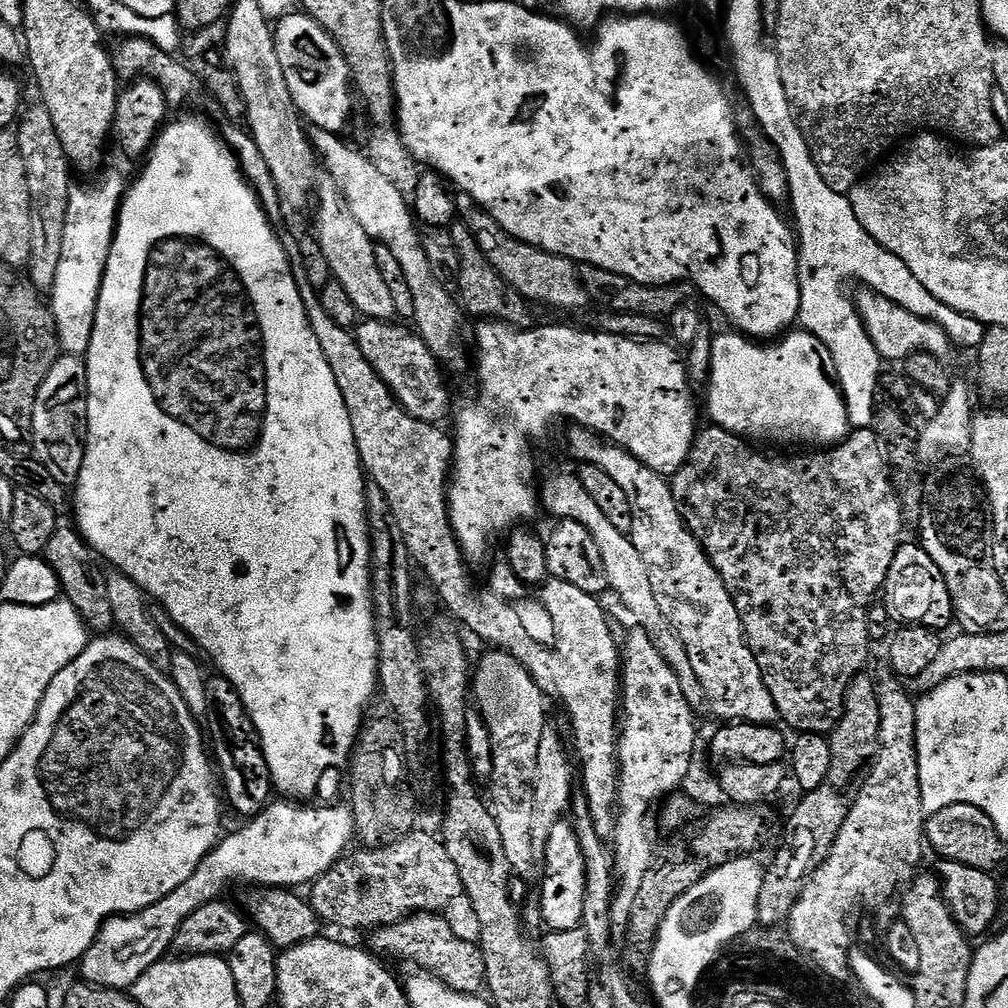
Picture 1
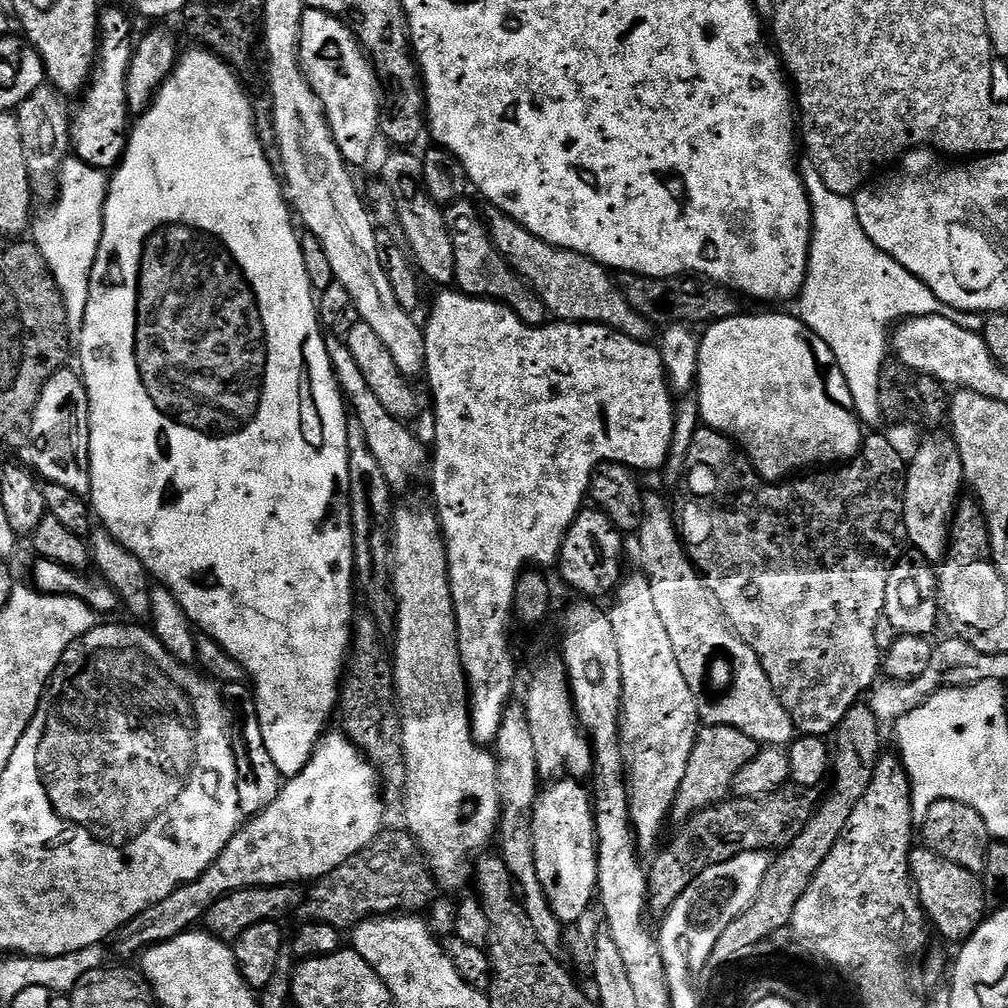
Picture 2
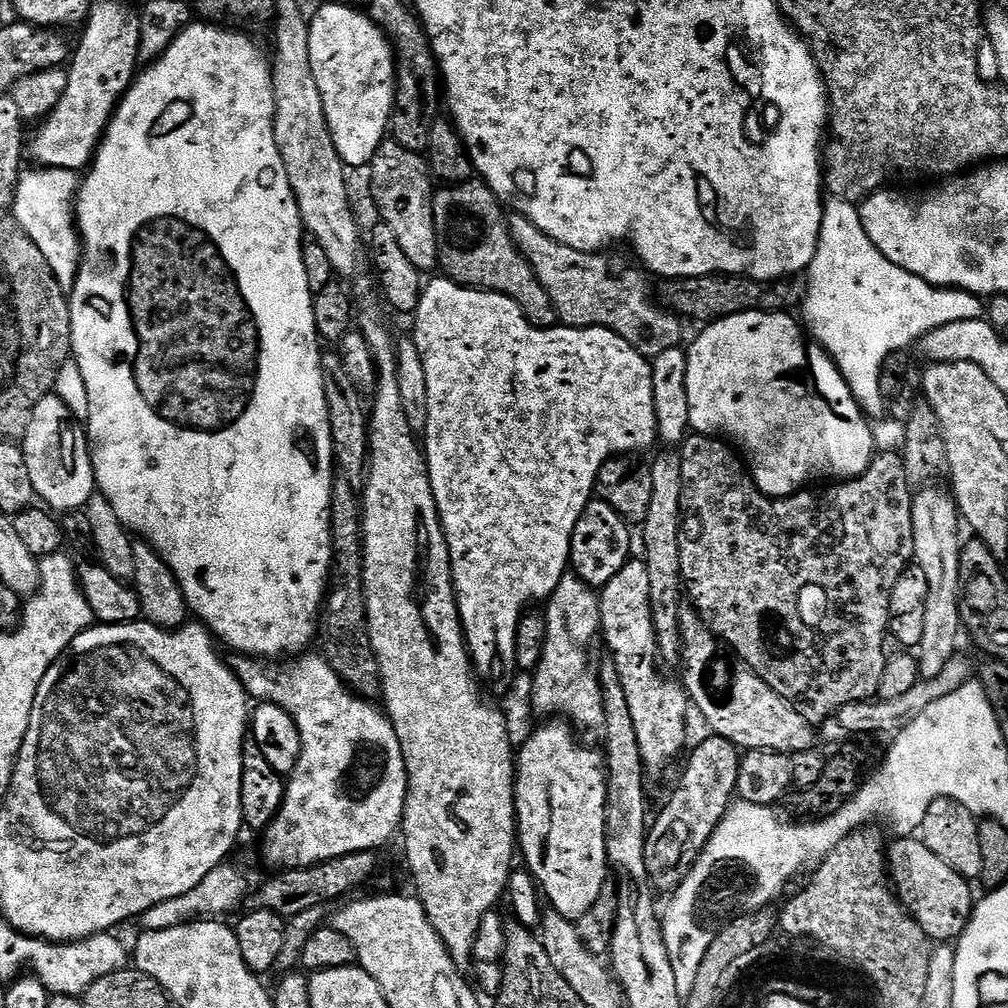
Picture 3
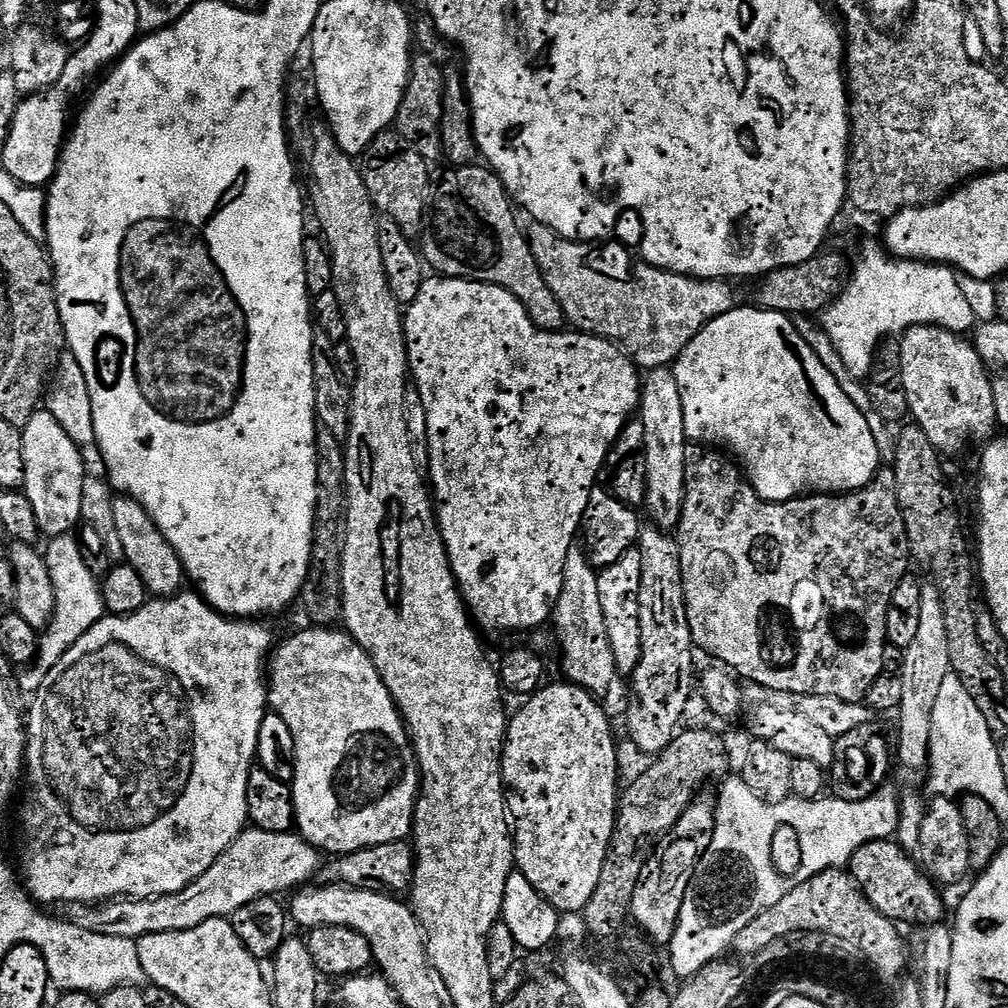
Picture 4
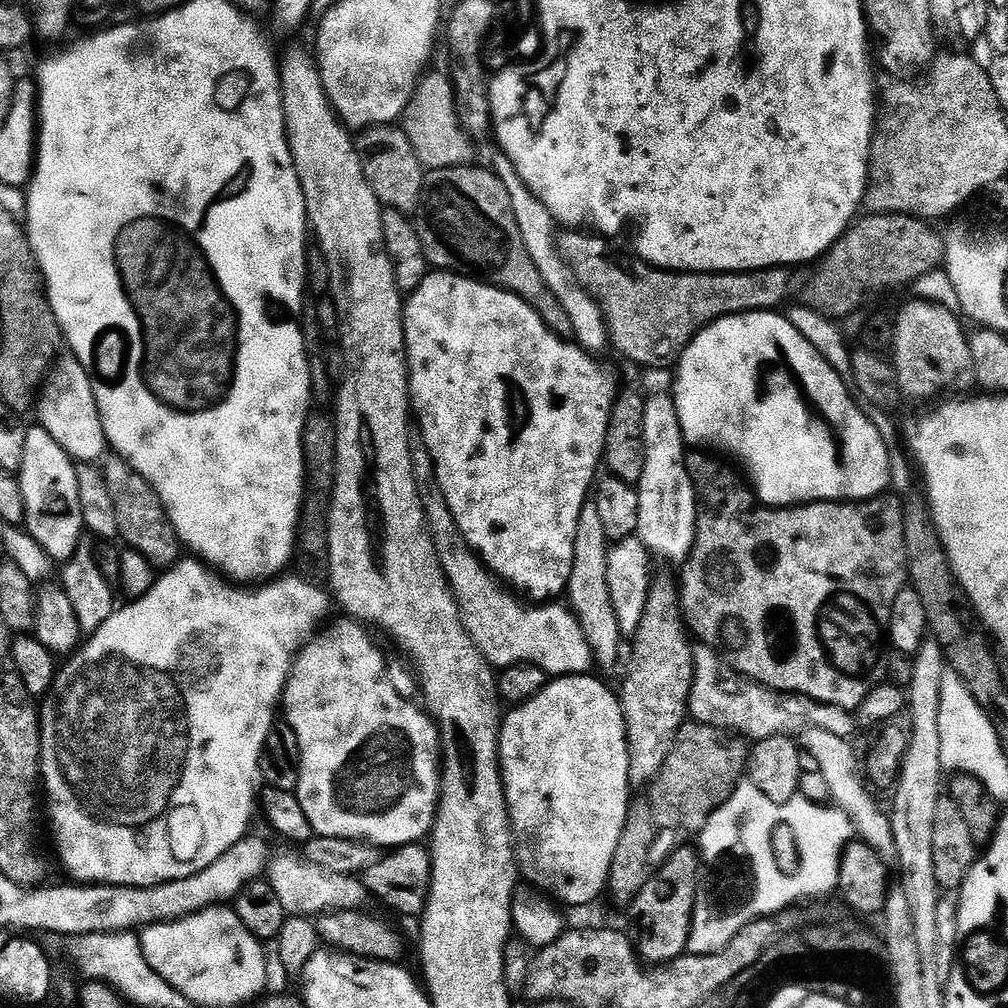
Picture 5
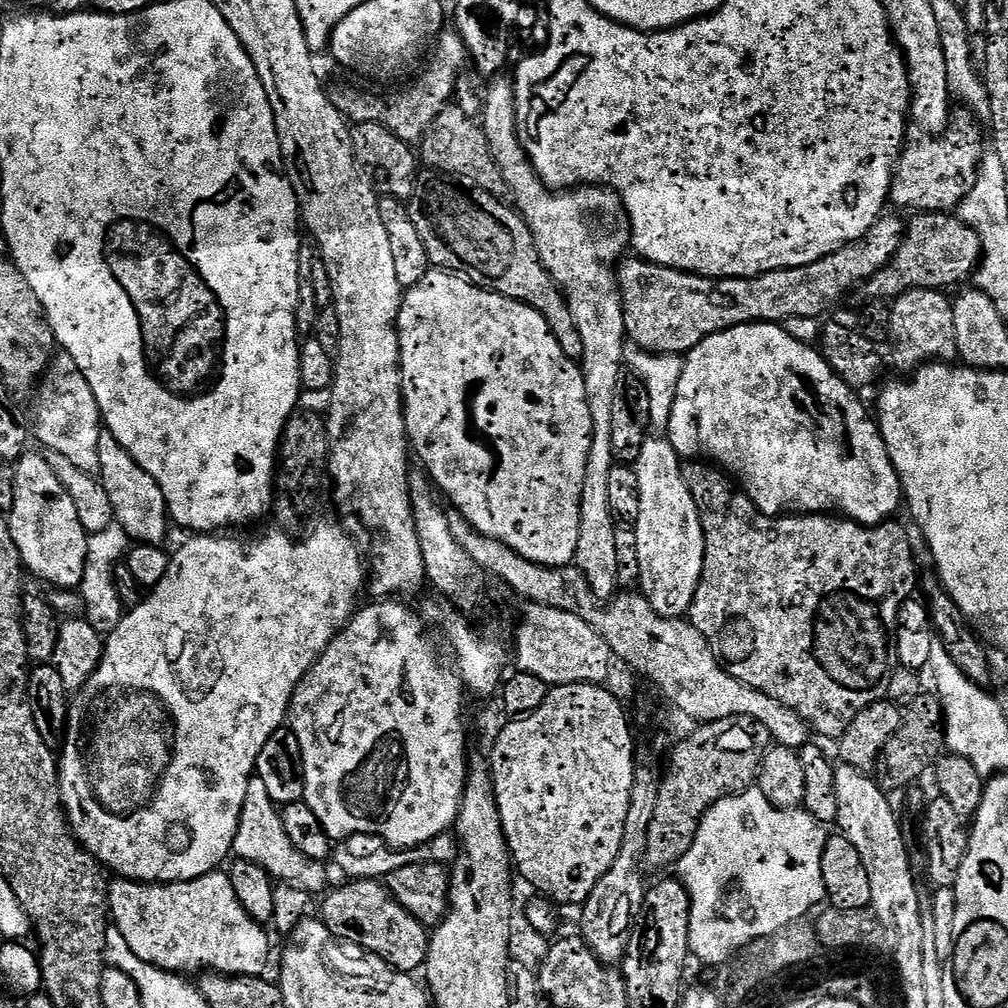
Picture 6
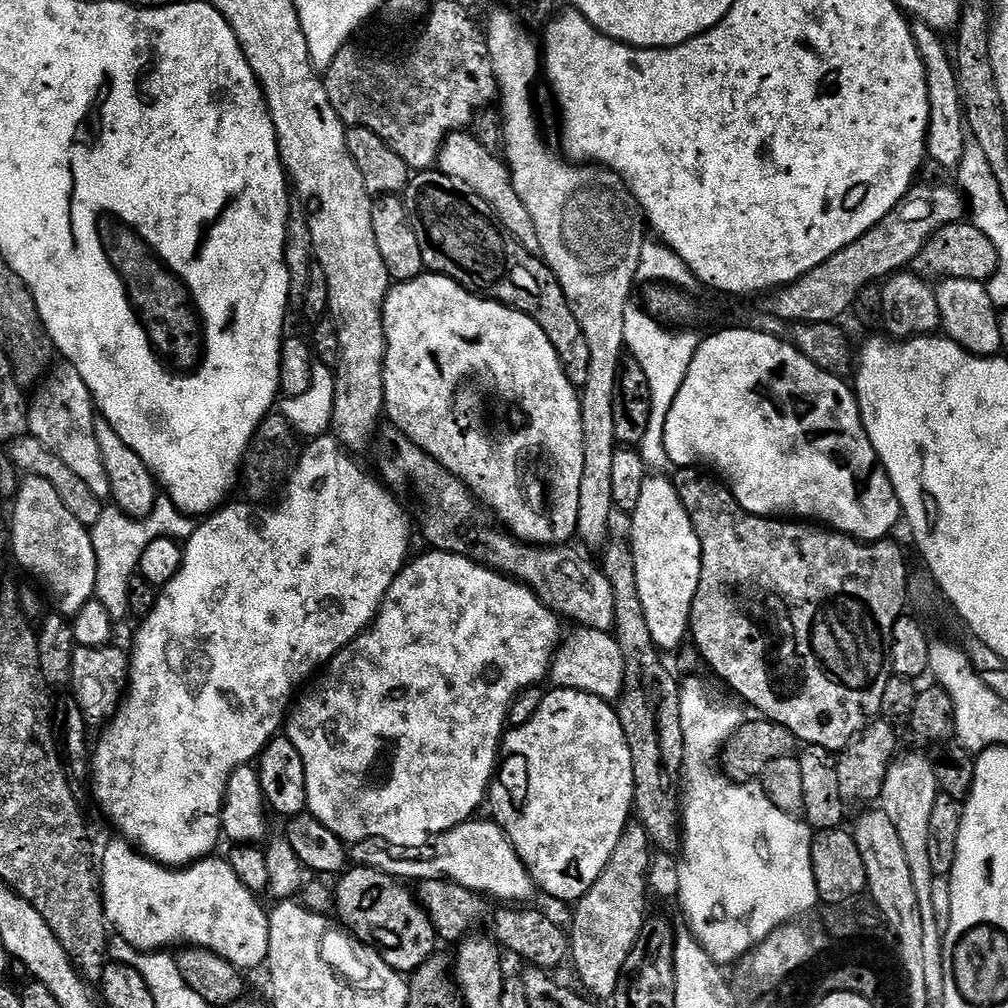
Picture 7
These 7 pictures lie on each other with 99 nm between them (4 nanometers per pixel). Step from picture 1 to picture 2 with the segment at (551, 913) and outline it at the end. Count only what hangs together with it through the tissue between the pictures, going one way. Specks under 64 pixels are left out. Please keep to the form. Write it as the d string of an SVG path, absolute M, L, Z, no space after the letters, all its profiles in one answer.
M560 778L549 784L552 785L537 795L536 807L532 809L532 841L536 846L536 869L542 890L546 890L561 924L569 926L593 907L597 895L596 813L593 797L579 779Z

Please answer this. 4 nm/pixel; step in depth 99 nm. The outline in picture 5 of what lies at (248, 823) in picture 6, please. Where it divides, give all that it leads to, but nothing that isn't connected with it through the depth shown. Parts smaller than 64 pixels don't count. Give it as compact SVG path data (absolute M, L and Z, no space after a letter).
M274 856L266 872L273 897L280 901L289 917L319 918L330 912L354 912L369 907L370 893L363 879L330 874L322 870L322 866L314 866L309 860L296 856Z

